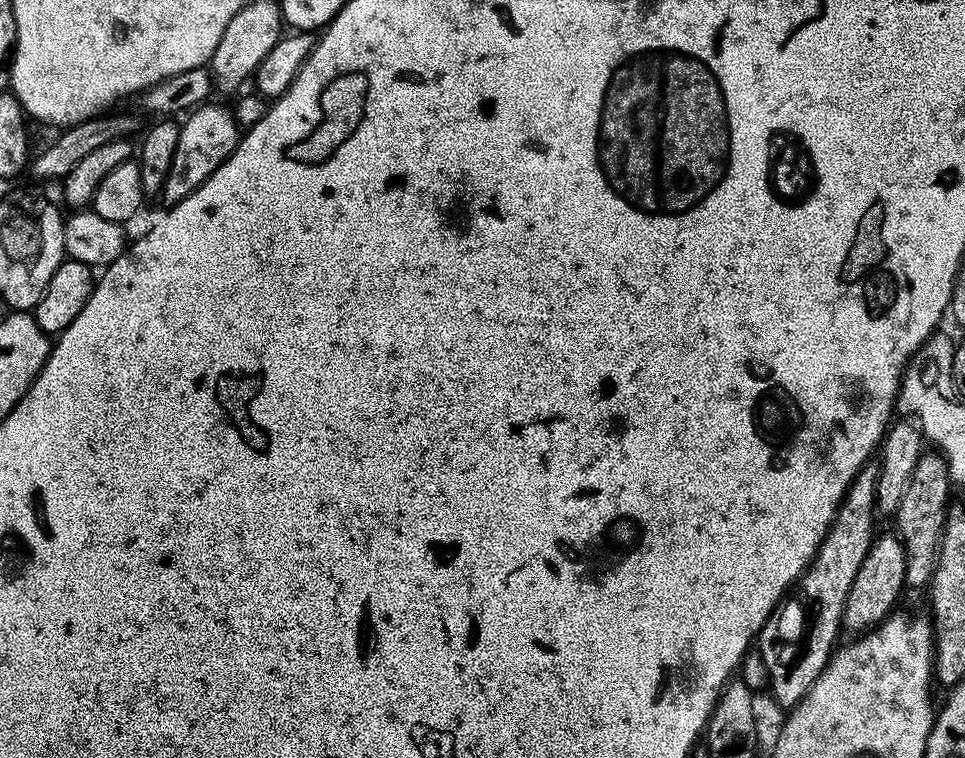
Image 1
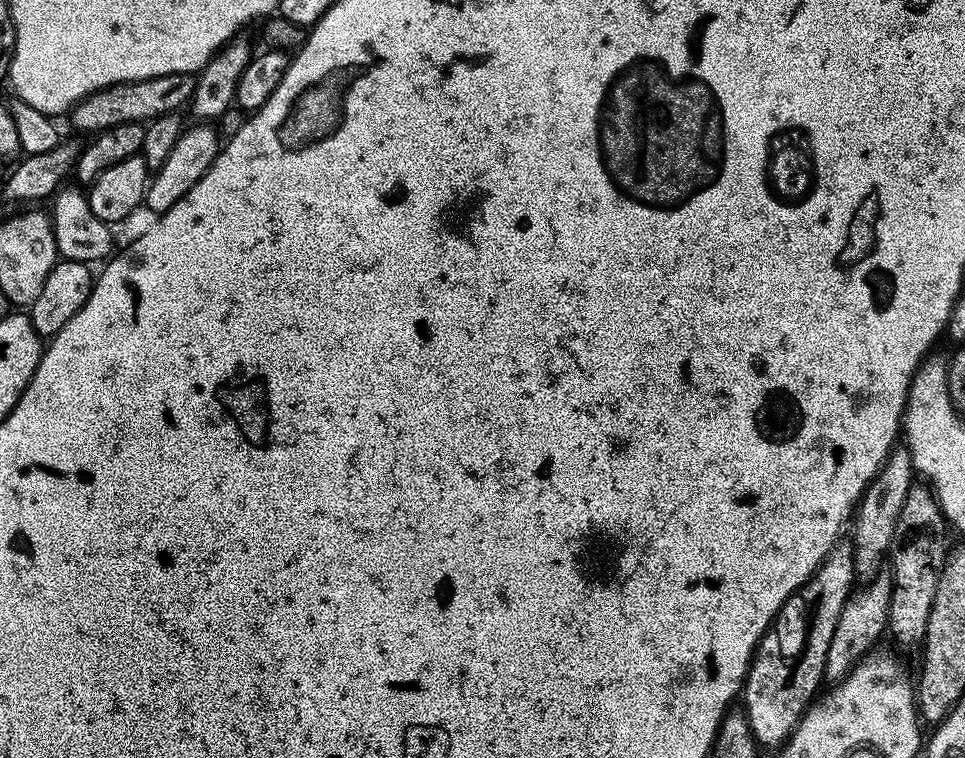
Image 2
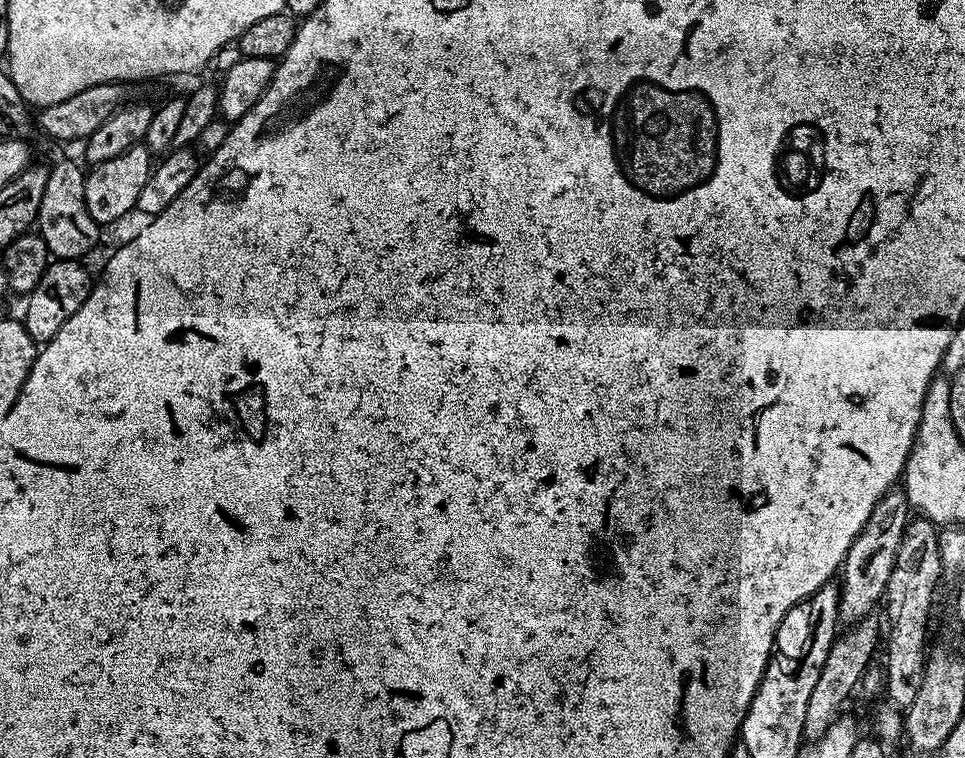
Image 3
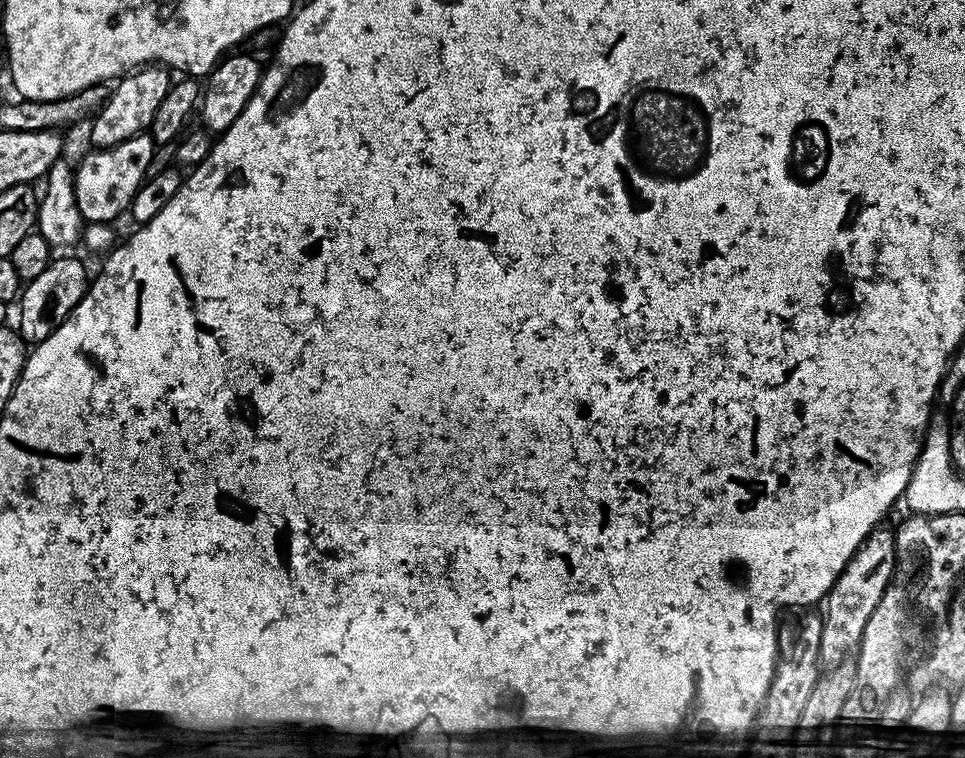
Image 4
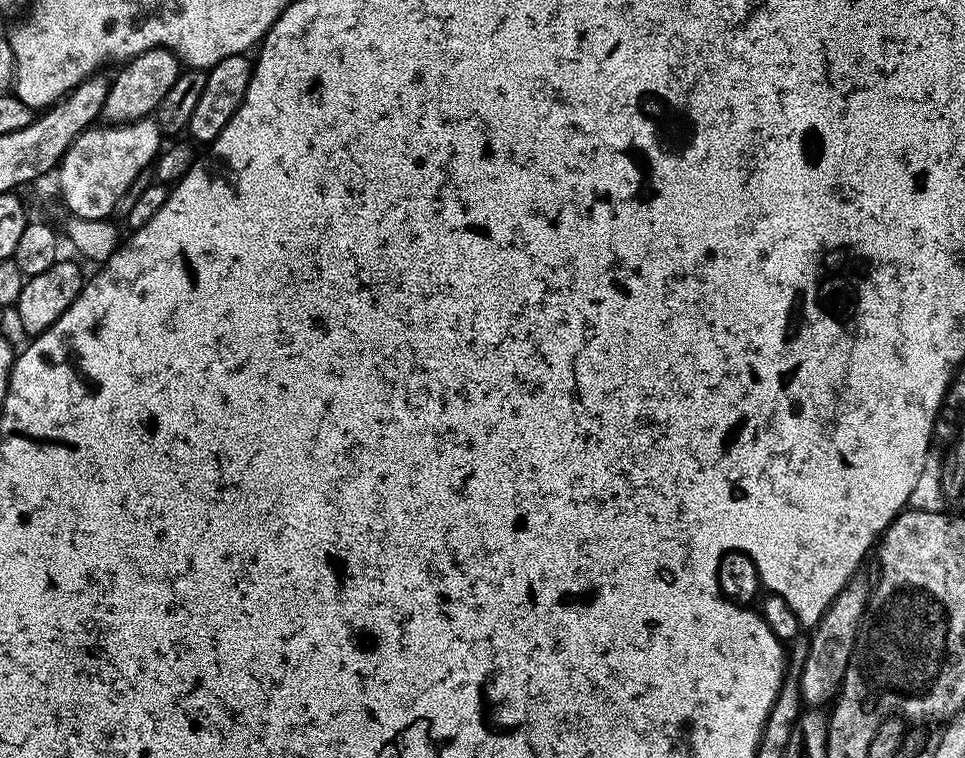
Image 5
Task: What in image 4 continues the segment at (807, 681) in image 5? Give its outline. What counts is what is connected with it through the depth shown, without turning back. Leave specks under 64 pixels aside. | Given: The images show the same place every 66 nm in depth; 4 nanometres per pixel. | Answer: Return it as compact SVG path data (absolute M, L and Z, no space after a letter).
M873 529L863 540L825 597L819 663L827 669L840 665L859 647L866 624L894 578L894 562L898 558L895 531L882 529Z

